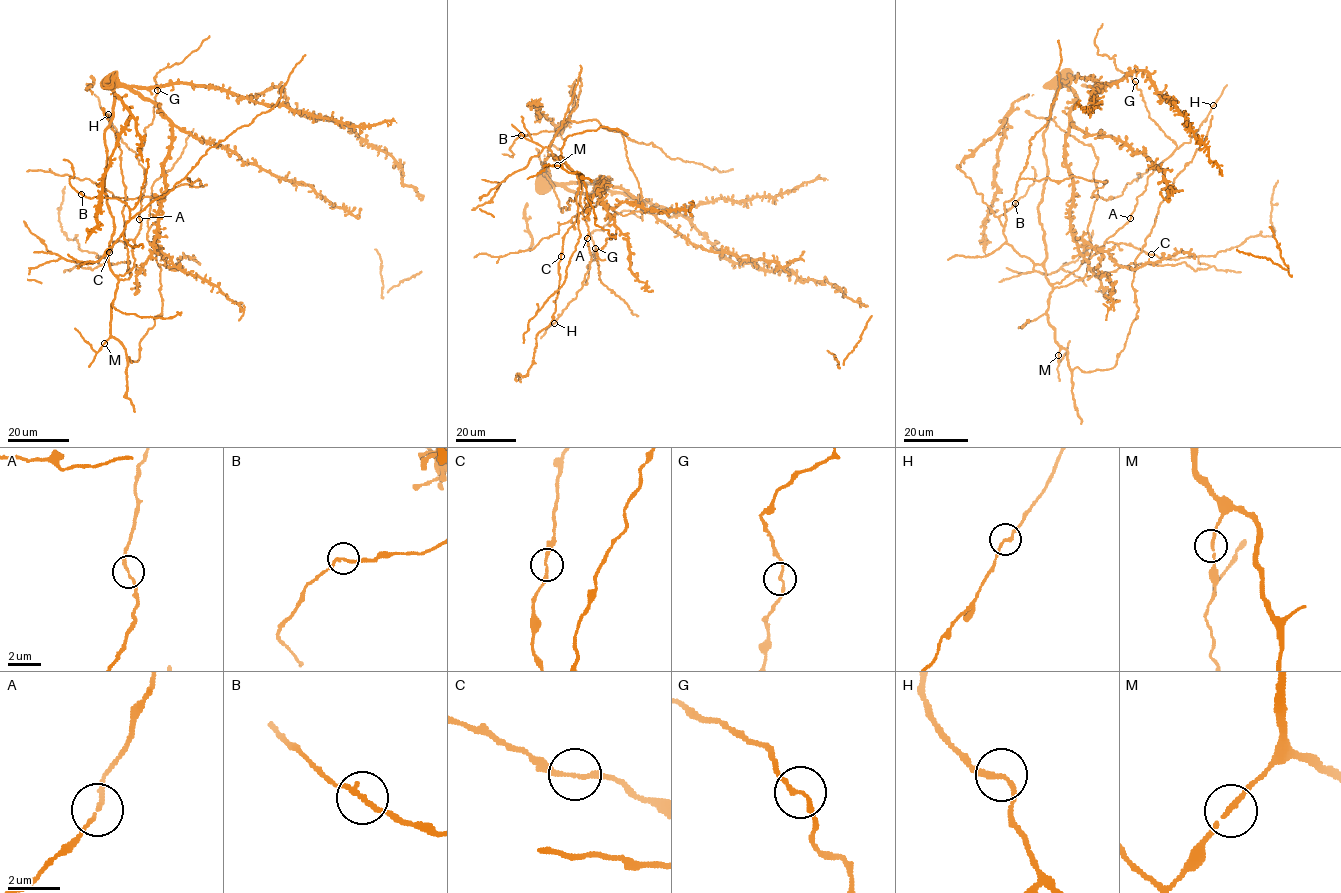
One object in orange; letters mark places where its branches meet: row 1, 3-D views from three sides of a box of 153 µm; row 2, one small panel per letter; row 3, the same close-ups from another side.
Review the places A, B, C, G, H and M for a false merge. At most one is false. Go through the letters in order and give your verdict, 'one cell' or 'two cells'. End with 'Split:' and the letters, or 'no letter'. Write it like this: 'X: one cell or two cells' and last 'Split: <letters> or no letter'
A: one cell
B: one cell
C: one cell
G: one cell
H: one cell
M: one cell
Split: no letter

